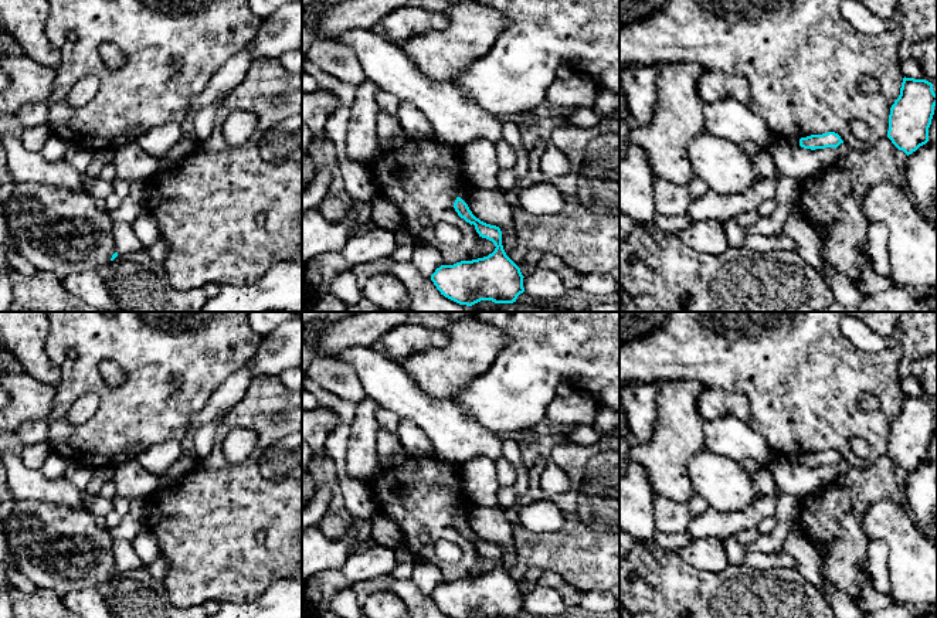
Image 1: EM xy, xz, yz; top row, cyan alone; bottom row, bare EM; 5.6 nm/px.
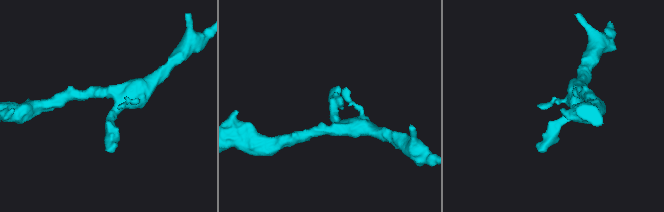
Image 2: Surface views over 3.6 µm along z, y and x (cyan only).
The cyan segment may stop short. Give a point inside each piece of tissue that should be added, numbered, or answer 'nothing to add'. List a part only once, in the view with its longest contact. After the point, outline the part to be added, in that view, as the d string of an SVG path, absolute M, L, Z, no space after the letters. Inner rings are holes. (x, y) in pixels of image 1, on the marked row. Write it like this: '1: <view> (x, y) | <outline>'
nothing to add

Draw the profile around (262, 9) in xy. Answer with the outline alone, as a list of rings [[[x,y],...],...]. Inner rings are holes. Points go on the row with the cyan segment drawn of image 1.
[[[248,0],[251,10],[261,18],[266,18],[279,6],[286,4],[289,0]]]

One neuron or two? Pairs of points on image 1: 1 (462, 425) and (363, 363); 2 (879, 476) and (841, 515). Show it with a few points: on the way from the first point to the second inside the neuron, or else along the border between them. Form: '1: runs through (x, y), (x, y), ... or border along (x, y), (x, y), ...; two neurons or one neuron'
1: runs through (438, 418), (414, 406), (387, 384); one neuron
2: runs through (869, 486), (851, 505); one neuron

